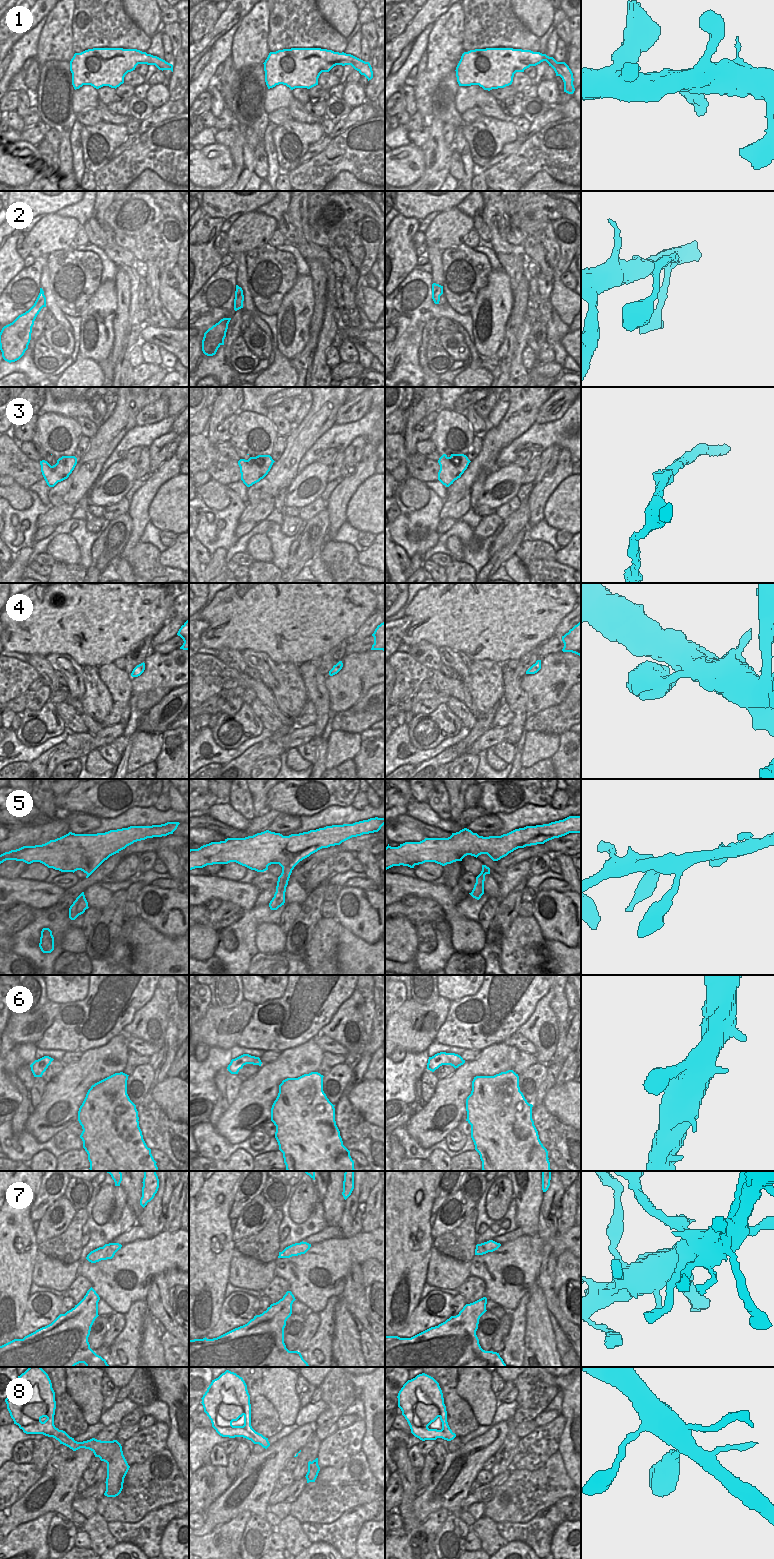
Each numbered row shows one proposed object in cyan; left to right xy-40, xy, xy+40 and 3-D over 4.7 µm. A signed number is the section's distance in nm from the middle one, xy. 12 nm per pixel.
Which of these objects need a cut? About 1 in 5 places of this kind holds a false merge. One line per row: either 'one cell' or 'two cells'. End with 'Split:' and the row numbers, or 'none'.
1: one cell
2: one cell
3: one cell
4: one cell
5: one cell
6: one cell
7: one cell
8: one cell
Split: none

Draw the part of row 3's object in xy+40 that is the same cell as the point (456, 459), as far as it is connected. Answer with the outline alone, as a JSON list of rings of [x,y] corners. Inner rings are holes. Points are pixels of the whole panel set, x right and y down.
[[[443,454],[438,460],[440,465],[438,480],[446,487],[449,487],[455,480],[461,477],[470,462],[464,454],[451,454],[450,457]]]

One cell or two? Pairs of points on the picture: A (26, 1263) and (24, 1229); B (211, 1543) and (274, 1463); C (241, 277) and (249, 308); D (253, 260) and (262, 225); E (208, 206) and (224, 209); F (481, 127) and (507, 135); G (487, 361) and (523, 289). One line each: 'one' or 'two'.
A: one
B: two
C: one
D: two
E: one
F: one
G: one

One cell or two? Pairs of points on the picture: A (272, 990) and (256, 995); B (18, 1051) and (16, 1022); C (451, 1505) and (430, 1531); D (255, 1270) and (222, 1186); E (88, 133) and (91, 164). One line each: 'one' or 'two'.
A: one
B: two
C: two
D: two
E: one

